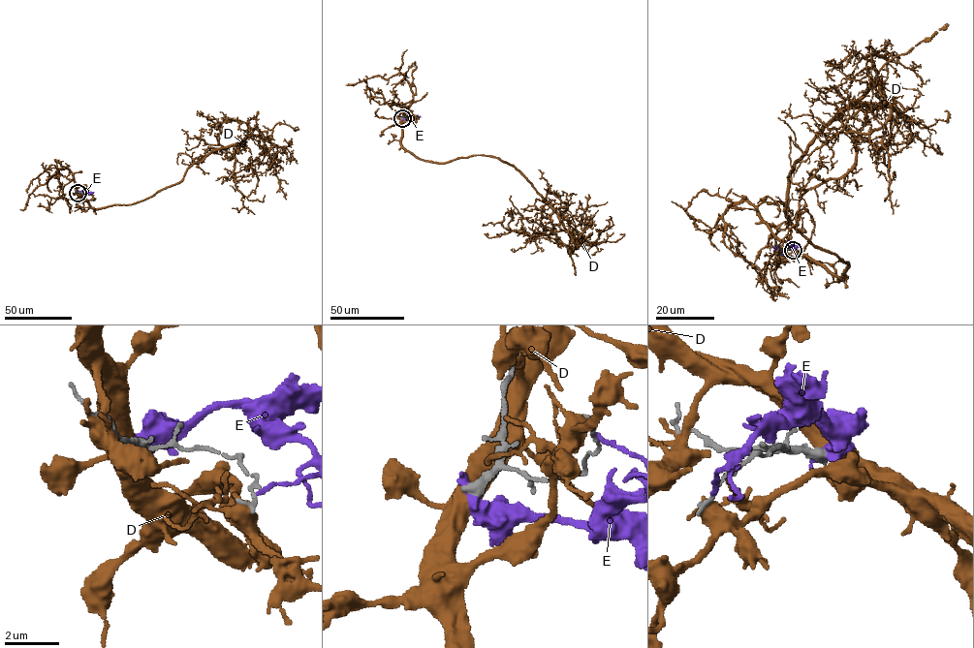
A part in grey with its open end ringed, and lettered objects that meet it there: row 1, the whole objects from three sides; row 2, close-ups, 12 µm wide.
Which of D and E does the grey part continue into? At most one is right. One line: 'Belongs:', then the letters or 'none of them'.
Belongs: none of them

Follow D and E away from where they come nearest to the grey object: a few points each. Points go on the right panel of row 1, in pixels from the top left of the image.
D: (793, 249), (843, 275), (847, 263), (787, 220), (789, 178), (876, 81), (890, 110), (809, 154), (778, 117)
E: (793, 250), (793, 244), (781, 250), (773, 246)

